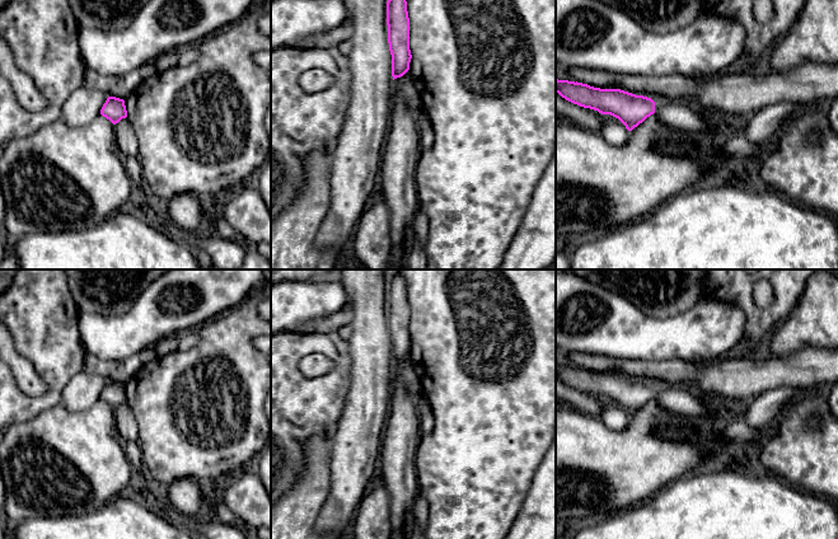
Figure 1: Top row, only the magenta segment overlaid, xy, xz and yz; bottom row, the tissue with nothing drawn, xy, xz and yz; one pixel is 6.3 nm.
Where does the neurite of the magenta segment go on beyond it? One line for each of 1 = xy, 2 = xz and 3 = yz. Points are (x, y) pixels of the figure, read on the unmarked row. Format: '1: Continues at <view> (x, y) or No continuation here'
1: No continuation here
2: No continuation here
3: Continues at yz (682, 401)

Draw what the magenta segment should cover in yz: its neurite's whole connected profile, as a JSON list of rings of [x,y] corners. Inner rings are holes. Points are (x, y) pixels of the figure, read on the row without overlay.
[[[556,364],[556,378],[574,389],[618,403],[628,416],[632,416],[651,399],[655,399],[665,409],[692,421],[711,422],[724,414],[720,402],[702,397],[687,388],[654,386],[651,383],[621,374],[600,374],[558,364]]]

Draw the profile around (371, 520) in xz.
[[[384,484],[364,496],[352,524],[355,539],[392,539],[390,497]]]

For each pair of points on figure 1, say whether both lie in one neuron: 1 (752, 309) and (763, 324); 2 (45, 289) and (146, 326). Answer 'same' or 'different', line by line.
1: same
2: different

